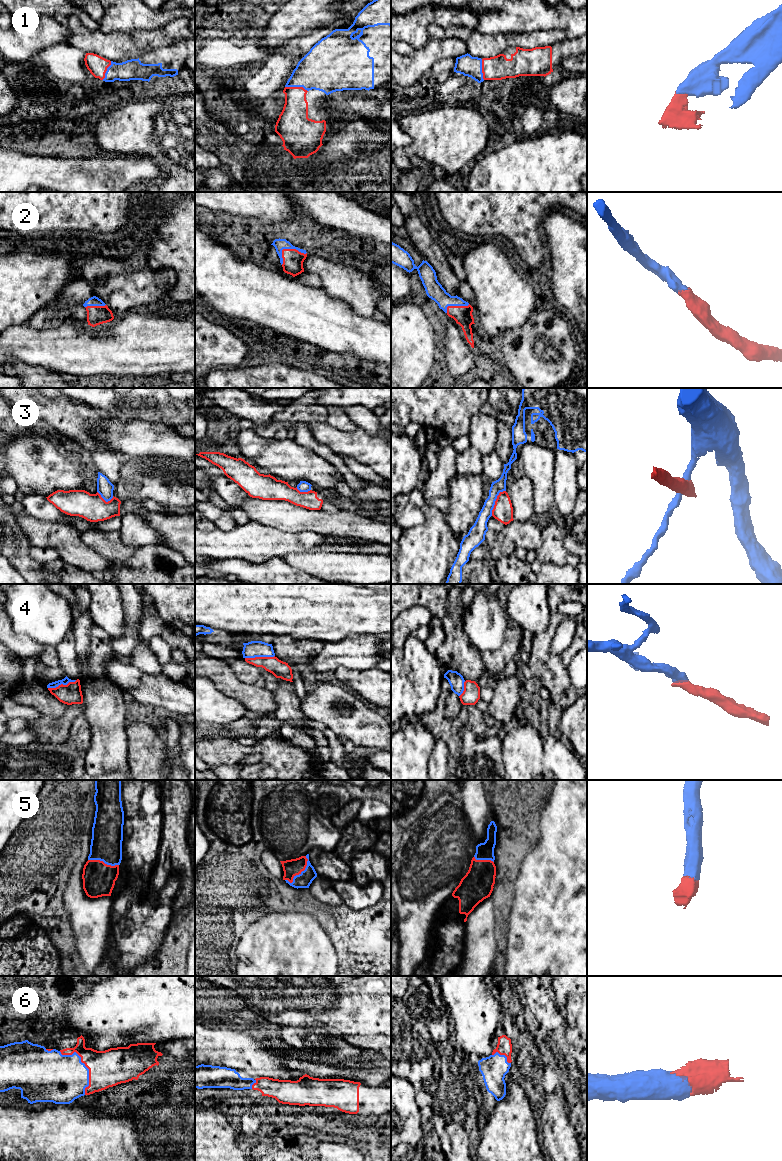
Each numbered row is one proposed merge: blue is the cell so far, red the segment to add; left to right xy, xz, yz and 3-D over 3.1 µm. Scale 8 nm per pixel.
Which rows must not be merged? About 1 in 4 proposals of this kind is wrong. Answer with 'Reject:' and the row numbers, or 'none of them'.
Reject: 3

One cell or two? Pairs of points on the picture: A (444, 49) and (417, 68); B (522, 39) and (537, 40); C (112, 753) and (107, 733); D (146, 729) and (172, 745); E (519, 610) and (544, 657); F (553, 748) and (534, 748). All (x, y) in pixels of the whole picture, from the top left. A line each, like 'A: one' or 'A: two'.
A: one
B: one
C: one
D: two
E: two
F: two

